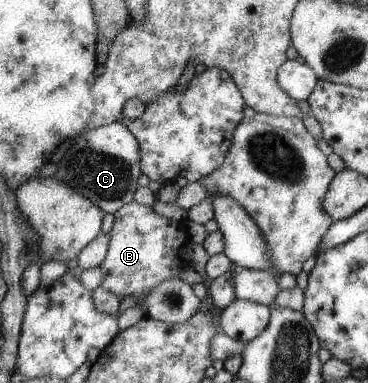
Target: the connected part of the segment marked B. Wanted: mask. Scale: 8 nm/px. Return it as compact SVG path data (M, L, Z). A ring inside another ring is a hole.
M134 200L123 205L112 215L114 221L107 232L108 249L103 260L98 264L103 273L103 281L100 285L115 293L119 298L133 294L137 298L135 304L139 305L145 314L144 298L151 288L162 280L176 277L180 271L191 267L189 259L192 242L188 239L182 220L171 220L155 214L150 206L137 204Z

